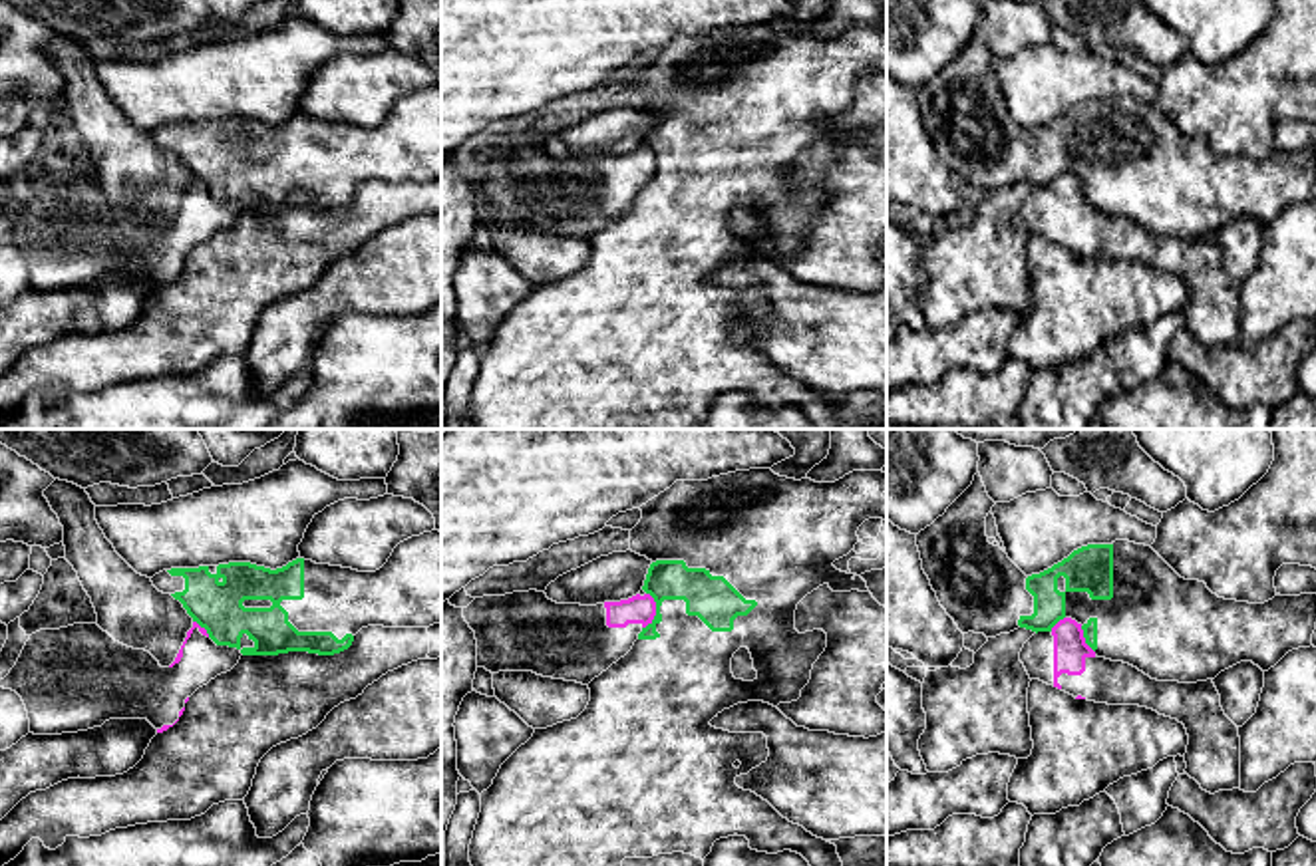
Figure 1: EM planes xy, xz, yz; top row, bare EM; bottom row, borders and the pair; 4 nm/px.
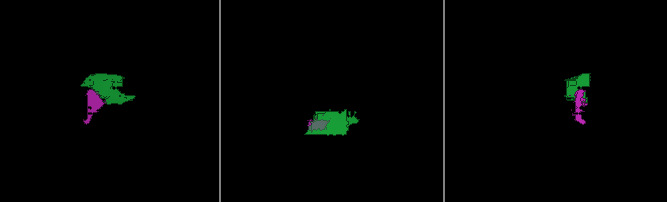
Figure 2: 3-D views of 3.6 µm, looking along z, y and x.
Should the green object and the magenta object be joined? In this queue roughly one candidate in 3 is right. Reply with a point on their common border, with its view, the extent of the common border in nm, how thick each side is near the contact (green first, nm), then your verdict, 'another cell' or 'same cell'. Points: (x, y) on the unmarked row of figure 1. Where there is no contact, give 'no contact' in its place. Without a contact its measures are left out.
xz (657, 165) | 150 nm | 190/110 nm | another cell

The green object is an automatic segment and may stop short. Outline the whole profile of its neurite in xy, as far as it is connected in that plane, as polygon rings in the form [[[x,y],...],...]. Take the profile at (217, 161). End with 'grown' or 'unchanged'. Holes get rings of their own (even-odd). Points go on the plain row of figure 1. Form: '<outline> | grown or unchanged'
[[[431,85],[400,97],[376,127],[296,113],[276,125],[250,117],[171,123],[155,129],[151,137],[179,155],[217,201],[237,203],[243,211],[334,211],[348,205],[354,191],[368,181],[429,183],[441,177],[441,87]]] | grown

